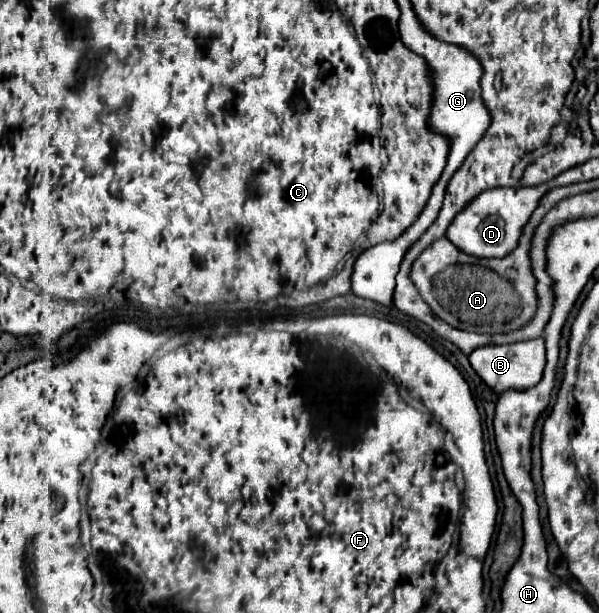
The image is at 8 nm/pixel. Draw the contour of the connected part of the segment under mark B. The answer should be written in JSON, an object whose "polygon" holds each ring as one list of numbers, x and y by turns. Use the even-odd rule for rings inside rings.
{"polygon":[[542,337,512,343,512,345,484,345,470,353,472,369,496,393,504,393,508,389,534,387,542,379,544,363,546,363,546,355,544,355,544,339]]}

